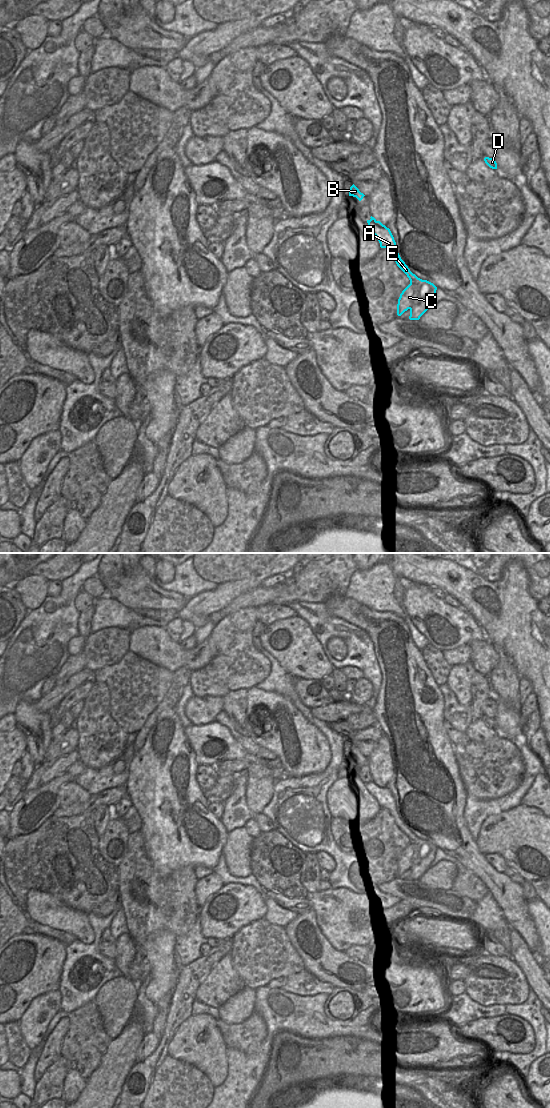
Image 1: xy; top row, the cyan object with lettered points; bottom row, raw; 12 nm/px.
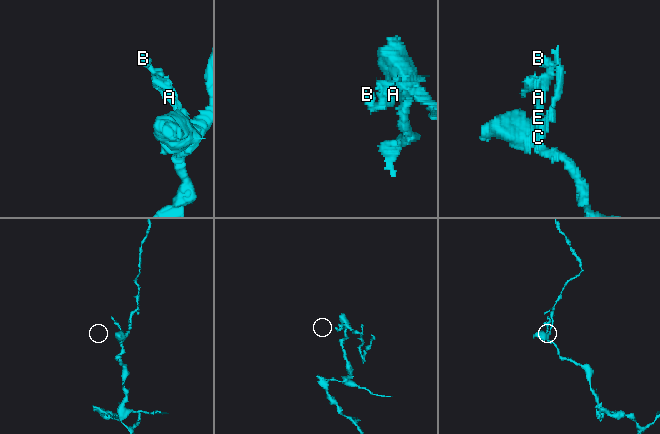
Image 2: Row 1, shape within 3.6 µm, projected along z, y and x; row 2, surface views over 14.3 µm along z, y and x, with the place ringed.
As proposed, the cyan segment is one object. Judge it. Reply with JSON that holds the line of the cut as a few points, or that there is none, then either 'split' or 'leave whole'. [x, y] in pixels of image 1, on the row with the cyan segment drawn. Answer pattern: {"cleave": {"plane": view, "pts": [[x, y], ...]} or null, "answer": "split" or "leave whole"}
{"cleave": null, "answer": "leave whole"}

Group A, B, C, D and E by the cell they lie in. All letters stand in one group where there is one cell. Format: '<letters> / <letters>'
A B C D E

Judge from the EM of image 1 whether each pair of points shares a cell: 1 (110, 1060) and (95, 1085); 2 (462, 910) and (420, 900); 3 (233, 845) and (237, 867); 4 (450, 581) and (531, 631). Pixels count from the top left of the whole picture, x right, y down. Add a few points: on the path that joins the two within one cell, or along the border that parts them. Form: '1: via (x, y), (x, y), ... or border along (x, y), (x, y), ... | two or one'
1: via (110, 1066), (110, 1070), (101, 1079) | one
2: via (452, 904), (430, 900) | one
3: via (237, 850), (237, 862) | one
4: via (470, 589), (480, 598), (500, 607), (511, 618) | one

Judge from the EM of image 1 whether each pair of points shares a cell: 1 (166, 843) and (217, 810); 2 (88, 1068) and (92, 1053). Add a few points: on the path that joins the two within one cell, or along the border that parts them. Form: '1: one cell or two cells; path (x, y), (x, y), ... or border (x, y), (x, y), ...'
1: two cells; border (208, 804), (208, 808), (220, 820)
2: one cell; path (88, 1064), (90, 1057)

